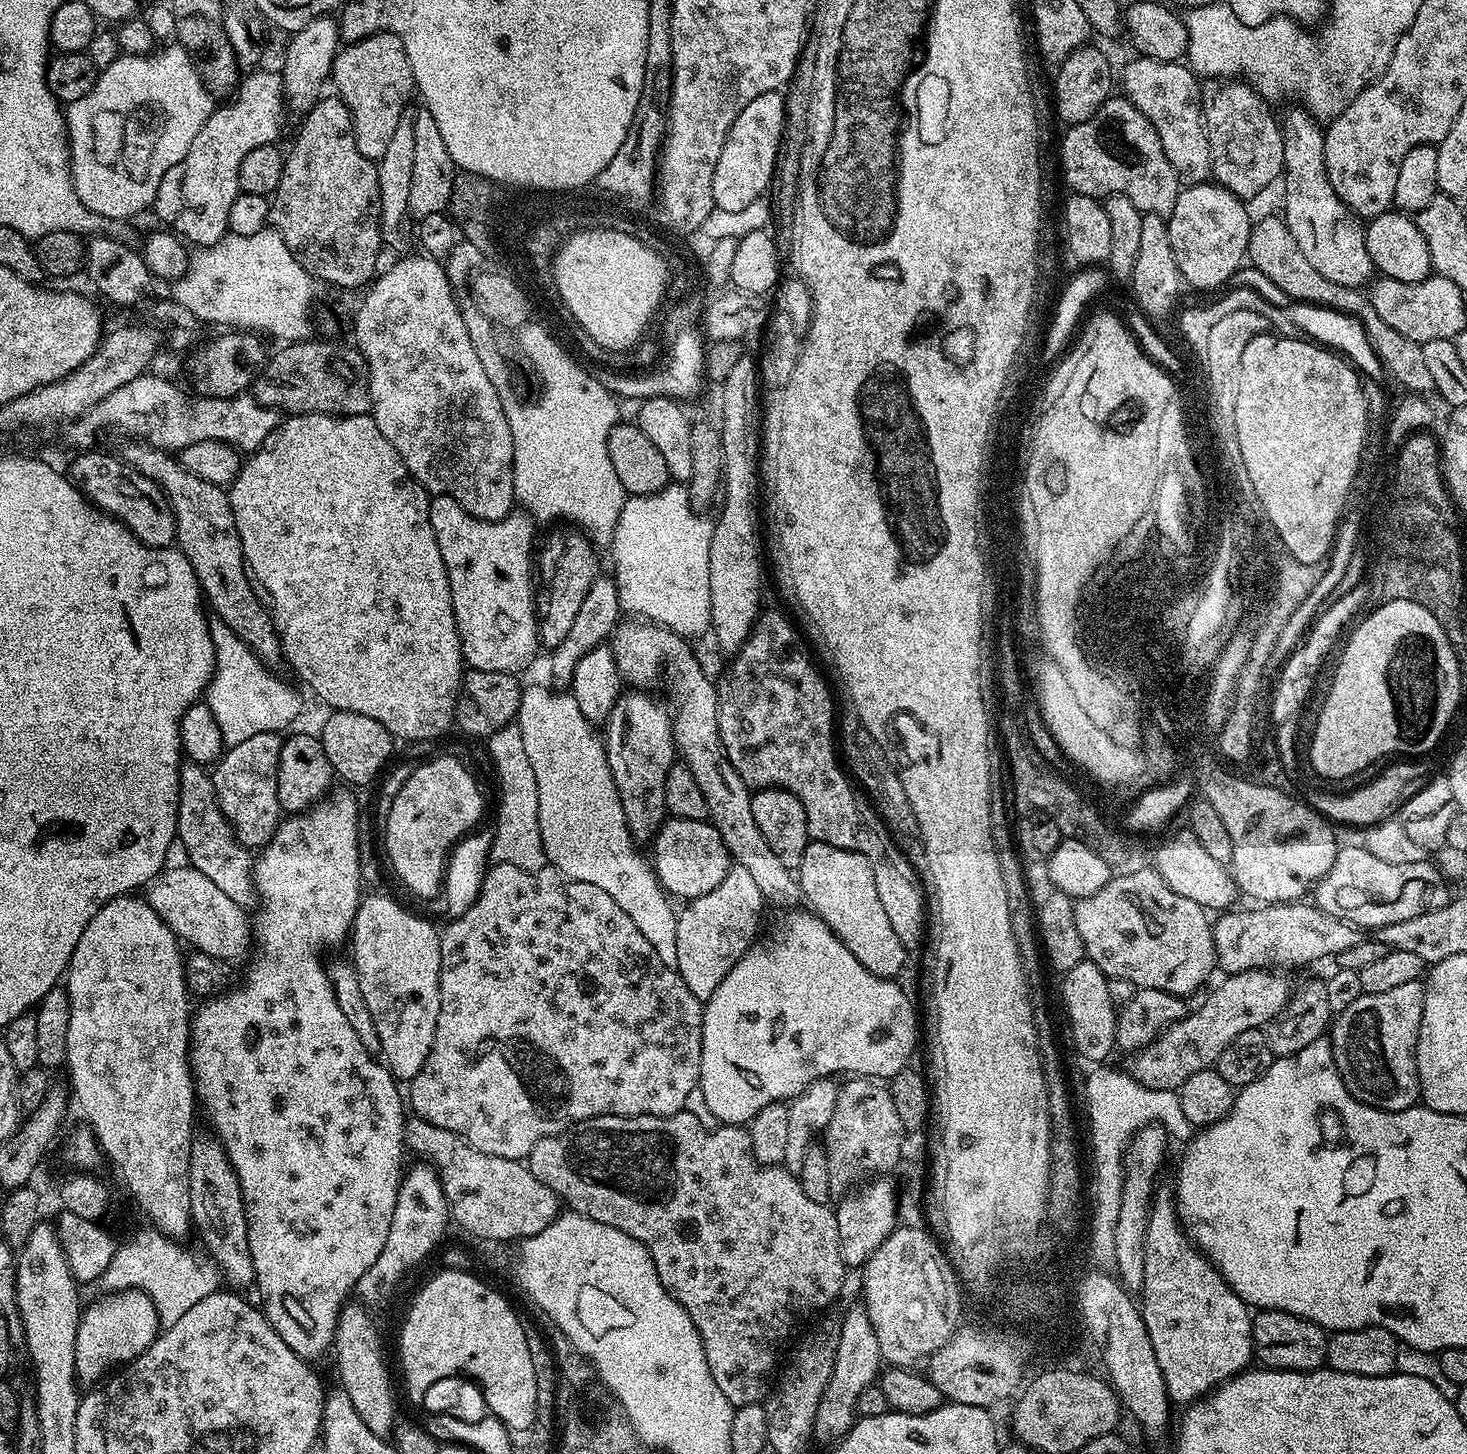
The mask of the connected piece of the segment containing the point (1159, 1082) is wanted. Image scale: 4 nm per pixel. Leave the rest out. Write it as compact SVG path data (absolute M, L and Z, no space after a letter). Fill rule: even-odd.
M1252 968L1249 972L1234 972L1225 975L1223 977L1225 980L1205 998L1204 1005L1197 1012L1196 1009L1189 1011L1186 1018L1172 1024L1154 1042L1135 1049L1129 1055L1132 1057L1126 1065L1128 1075L1134 1077L1140 1084L1145 1084L1147 1088L1180 1089L1182 1082L1186 1082L1190 1074L1198 1074L1198 1070L1213 1067L1218 1054L1222 1054L1222 1050L1226 1050L1226 1046L1230 1046L1230 1042L1234 1042L1238 1034L1246 1034L1246 1030L1255 1028L1263 1029L1275 1021L1276 1015L1288 1004L1288 998L1294 991L1293 985L1288 985L1288 980L1284 976L1287 975L1276 970L1259 968Z

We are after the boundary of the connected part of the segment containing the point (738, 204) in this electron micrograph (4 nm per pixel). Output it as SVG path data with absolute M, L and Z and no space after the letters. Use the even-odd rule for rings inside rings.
M775 91L754 98L754 102L750 102L750 106L746 106L746 110L742 110L742 114L738 114L738 118L734 118L734 126L730 126L722 152L718 154L718 166L714 166L714 184L712 186L716 207L722 210L743 210L745 206L750 206L750 202L761 199L769 191L772 173L776 170L776 155L783 138L784 96L779 91Z

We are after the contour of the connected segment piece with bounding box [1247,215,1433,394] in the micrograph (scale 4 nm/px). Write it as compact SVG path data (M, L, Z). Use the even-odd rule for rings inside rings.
M1279 215L1268 216L1265 220L1257 219L1253 223L1252 233L1248 239L1247 259L1250 261L1251 267L1266 274L1266 278L1270 278L1270 282L1274 282L1274 286L1286 290L1289 301L1316 304L1319 308L1344 312L1360 321L1374 354L1378 354L1378 358L1382 362L1385 373L1389 377L1393 376L1402 387L1409 388L1407 390L1409 393L1427 394L1426 392L1433 391L1430 370L1426 366L1425 360L1422 359L1421 344L1398 334L1398 330L1386 326L1386 322L1382 322L1378 310L1374 310L1374 306L1361 289L1338 286L1338 282L1330 282L1330 278L1322 278L1322 274L1318 274L1318 270L1314 270L1314 266L1310 266L1306 254L1302 254L1302 250L1298 250L1298 242L1294 242L1294 234L1290 234L1288 225Z

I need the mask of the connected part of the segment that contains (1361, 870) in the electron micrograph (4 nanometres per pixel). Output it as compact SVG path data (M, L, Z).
M1362 846L1341 847L1334 866L1314 885L1314 903L1326 914L1356 925L1361 930L1375 930L1406 918L1418 918L1430 910L1446 906L1450 899L1444 876L1427 859L1394 866L1382 862Z

